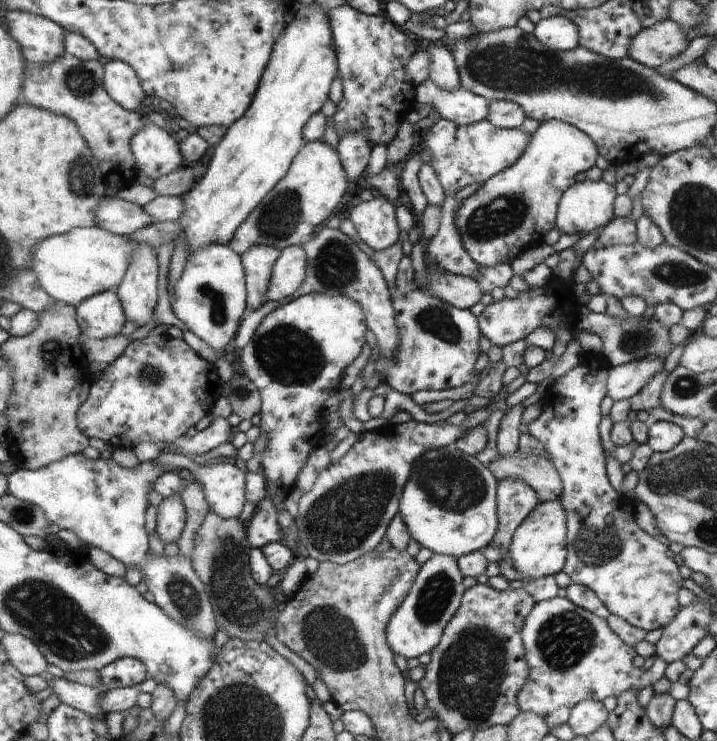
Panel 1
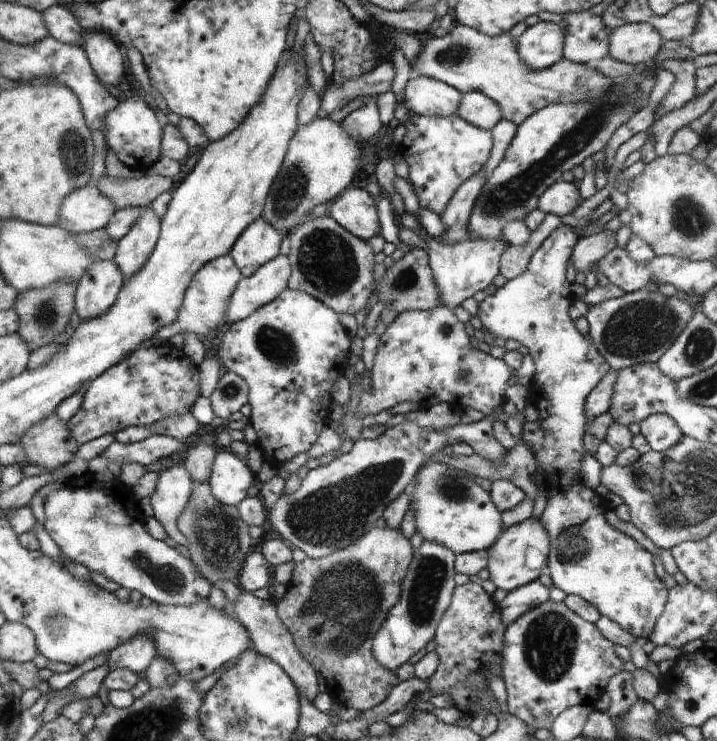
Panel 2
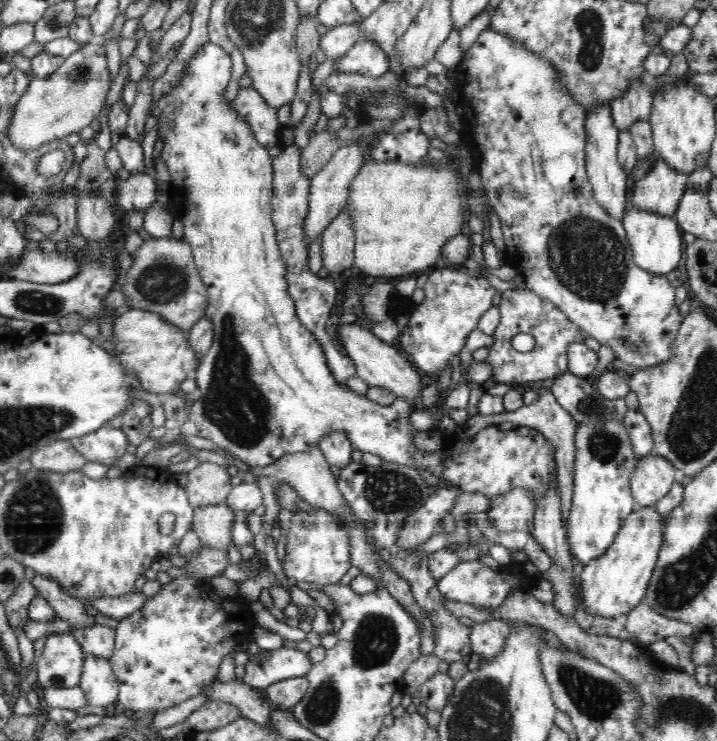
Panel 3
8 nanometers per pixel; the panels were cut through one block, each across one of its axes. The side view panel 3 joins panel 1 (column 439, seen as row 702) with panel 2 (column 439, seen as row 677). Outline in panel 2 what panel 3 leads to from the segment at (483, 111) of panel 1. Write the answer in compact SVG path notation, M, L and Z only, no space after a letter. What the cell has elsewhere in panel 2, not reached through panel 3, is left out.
M413 74L404 88L402 104L419 115L457 116L462 93L428 76Z

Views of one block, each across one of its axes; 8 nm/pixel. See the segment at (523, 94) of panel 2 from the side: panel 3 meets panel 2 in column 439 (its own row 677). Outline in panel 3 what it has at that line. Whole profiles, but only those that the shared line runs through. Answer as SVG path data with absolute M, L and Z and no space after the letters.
M54 633L36 662L38 681L44 687L79 686L84 650L70 633Z

